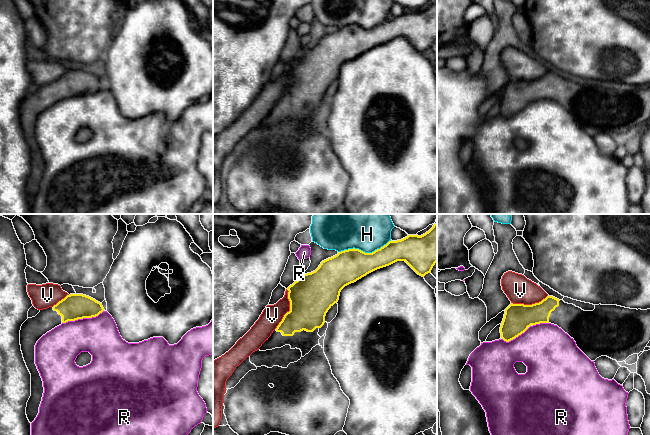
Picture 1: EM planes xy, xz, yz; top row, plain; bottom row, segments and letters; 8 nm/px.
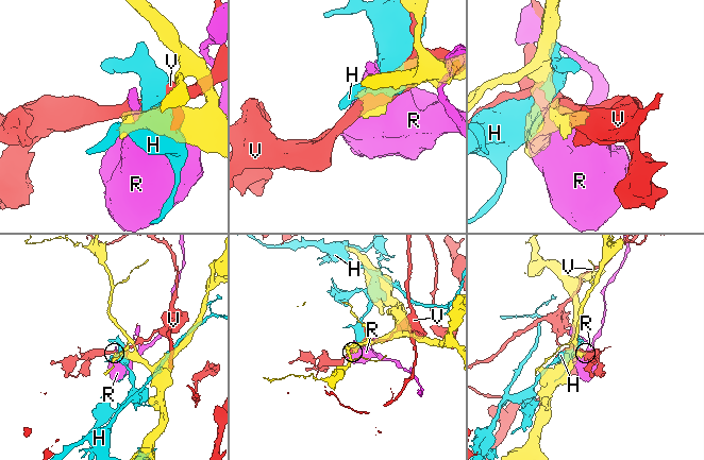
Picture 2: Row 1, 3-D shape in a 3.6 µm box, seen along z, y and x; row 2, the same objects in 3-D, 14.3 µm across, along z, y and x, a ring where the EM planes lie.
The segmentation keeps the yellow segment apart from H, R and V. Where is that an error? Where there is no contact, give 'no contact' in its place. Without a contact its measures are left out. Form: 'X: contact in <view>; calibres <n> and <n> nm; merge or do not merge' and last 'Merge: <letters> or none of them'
H: contact in xz; calibres 260 and 440 nm; do not merge
R: contact in xy; calibres 200 and 320 nm; do not merge
V: contact in xz; calibres 360 and 170 nm; do not merge
Merge: none of them

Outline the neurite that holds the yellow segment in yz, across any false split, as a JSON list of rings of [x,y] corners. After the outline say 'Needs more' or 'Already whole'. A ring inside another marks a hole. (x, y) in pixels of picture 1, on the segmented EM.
[[[547,296],[532,305],[511,303],[506,309],[500,327],[501,338],[509,342],[530,326],[540,323],[557,325],[576,342],[577,347],[591,360],[607,356],[617,362],[643,352],[650,341],[650,309],[630,309],[617,305],[595,305],[593,311],[584,311],[573,304]]]. Needs more

